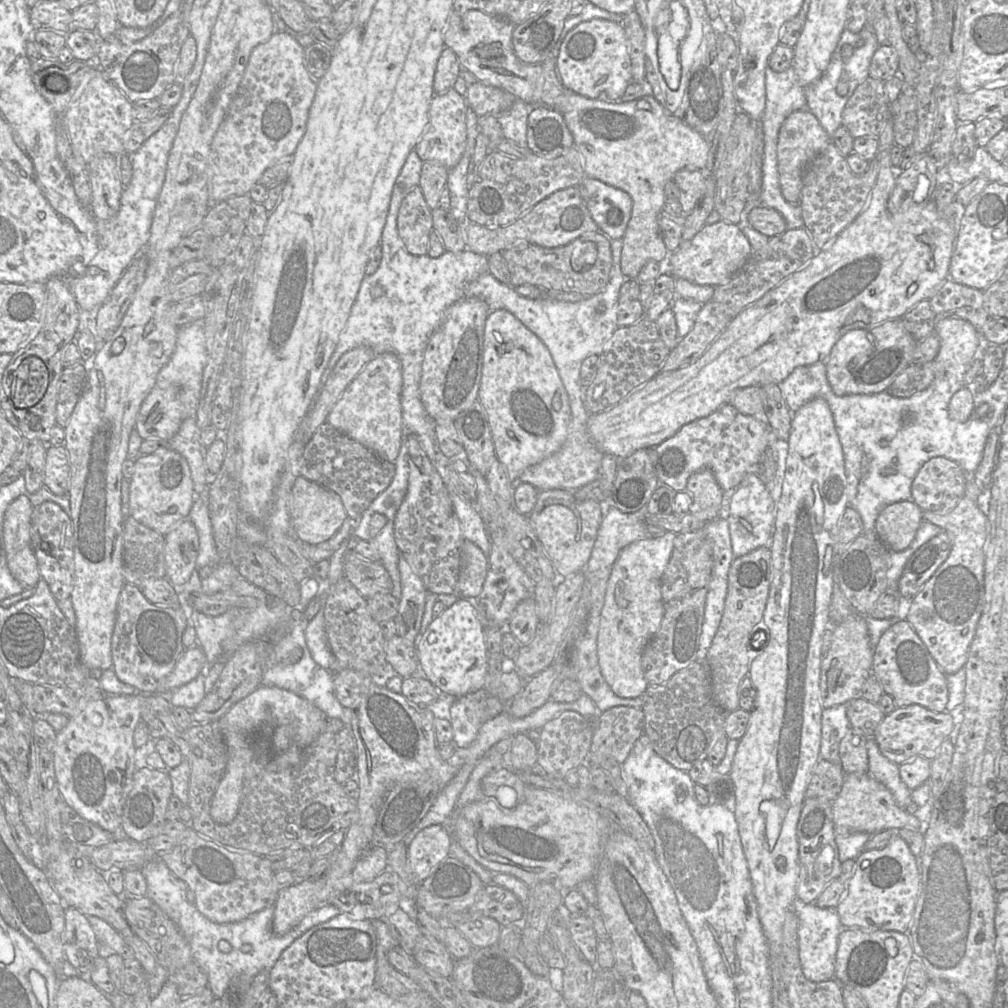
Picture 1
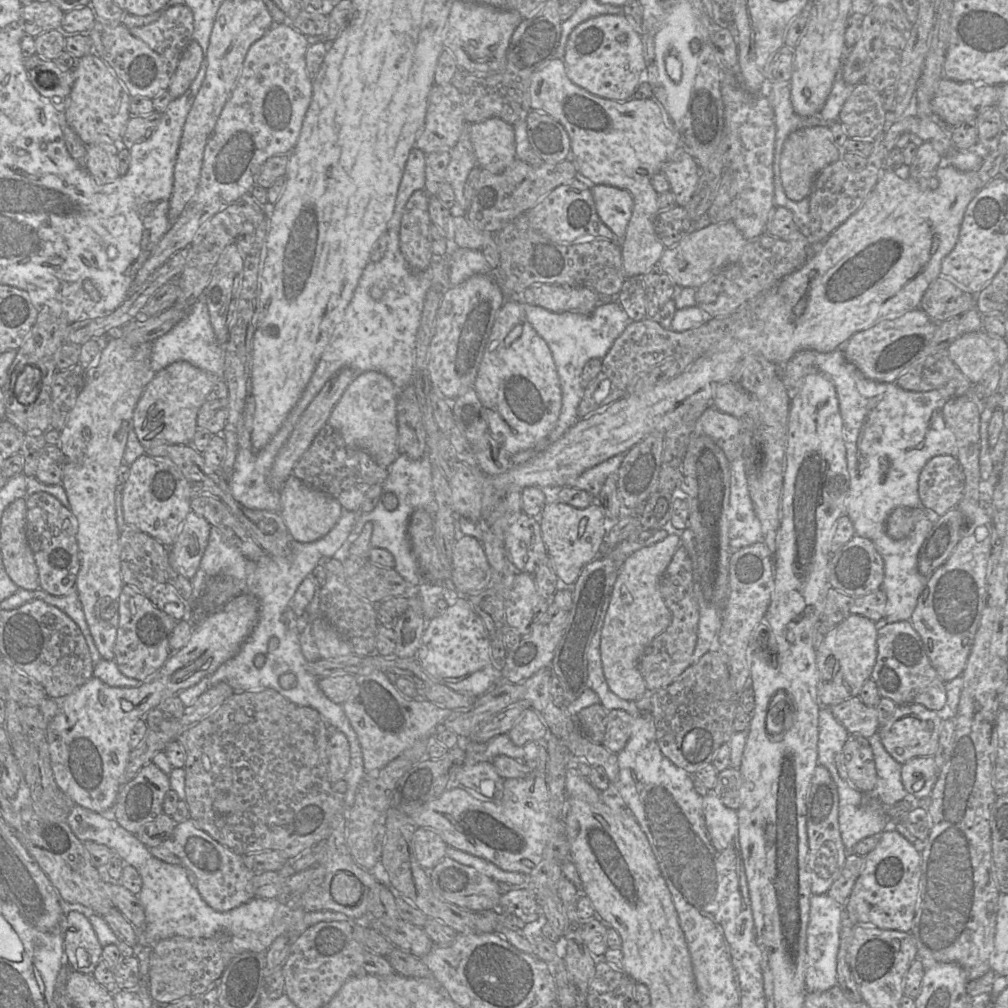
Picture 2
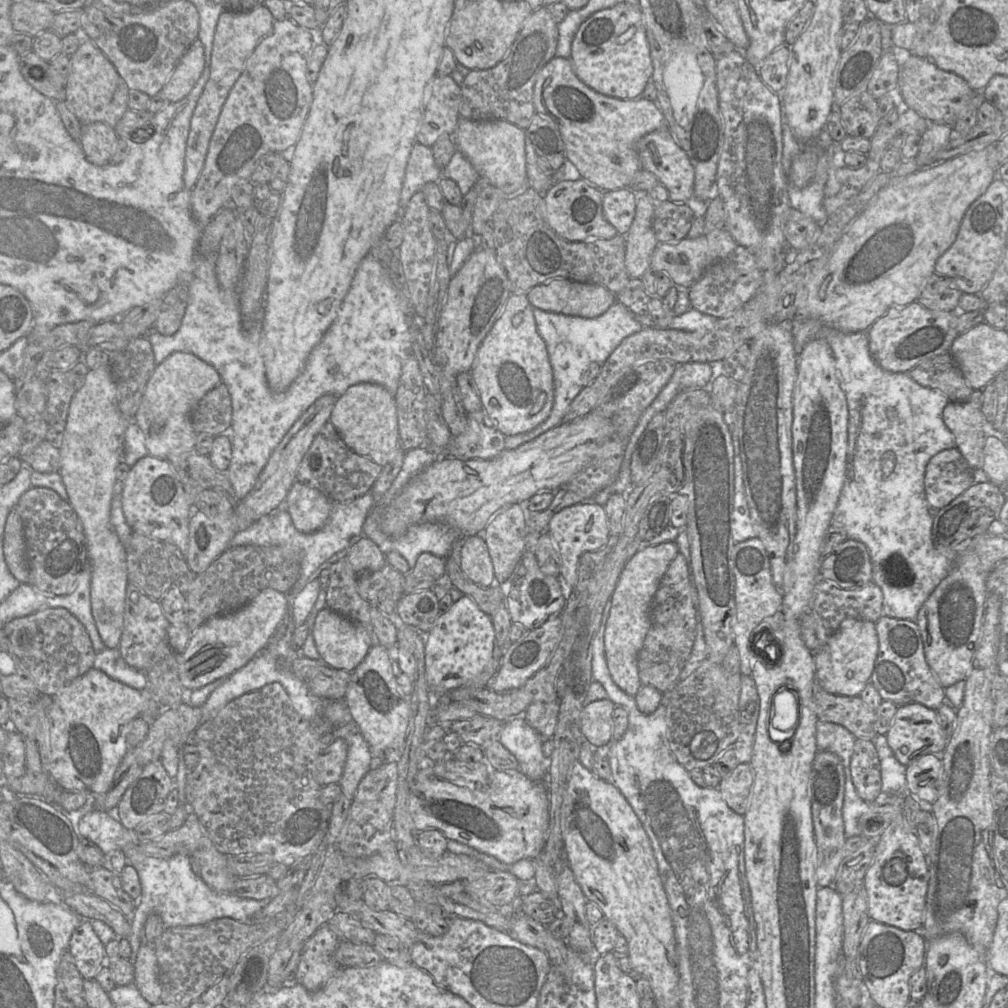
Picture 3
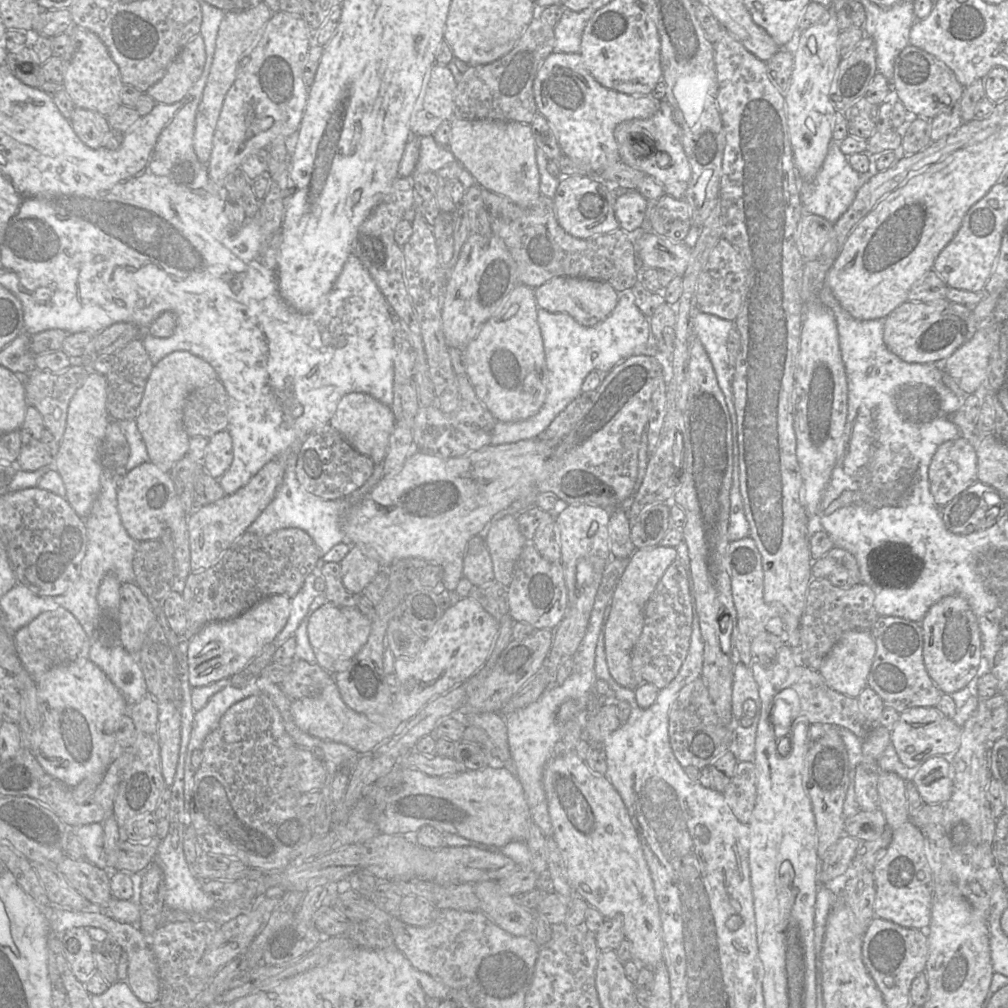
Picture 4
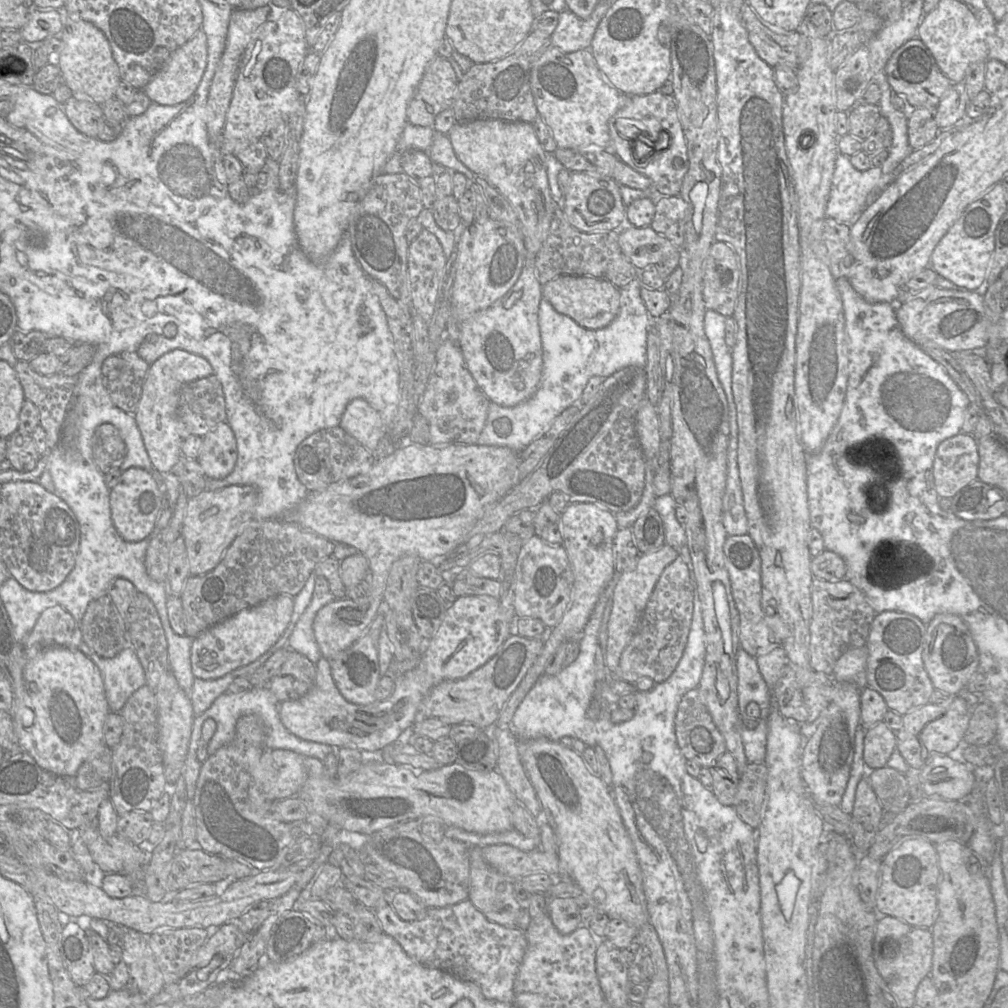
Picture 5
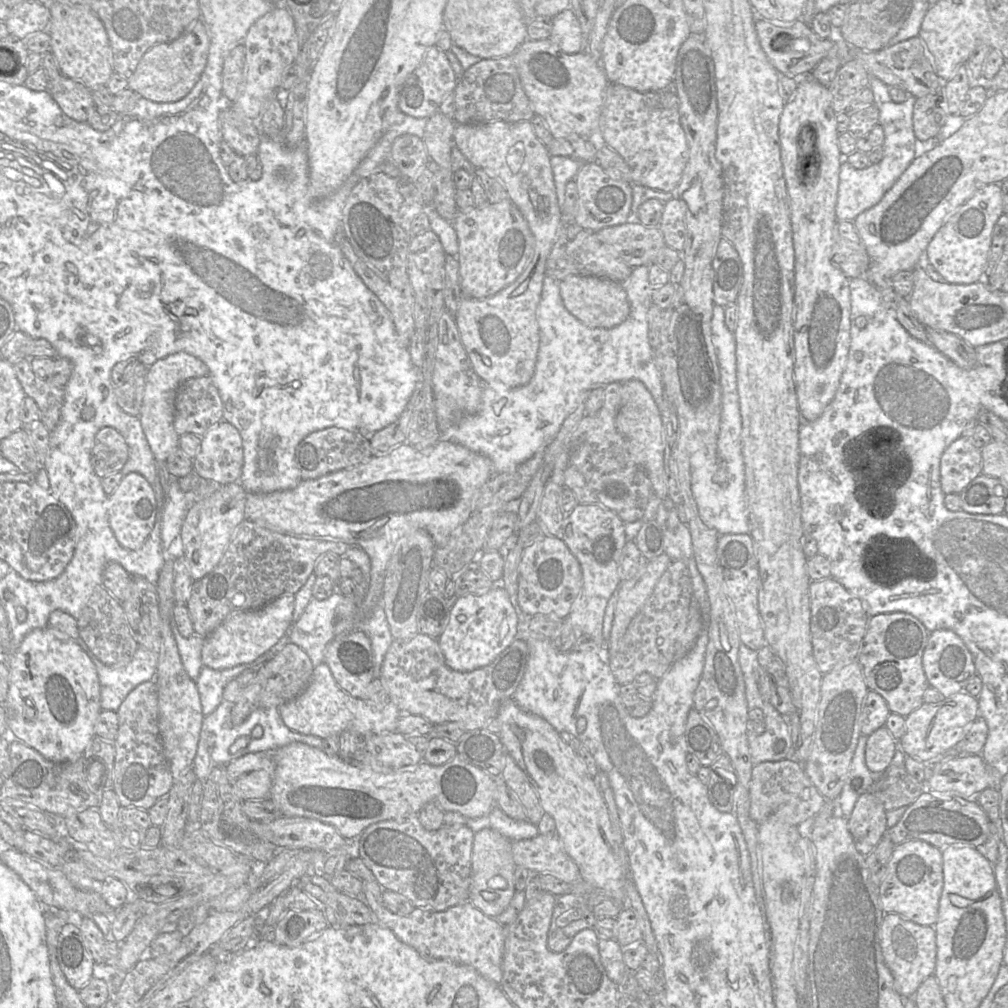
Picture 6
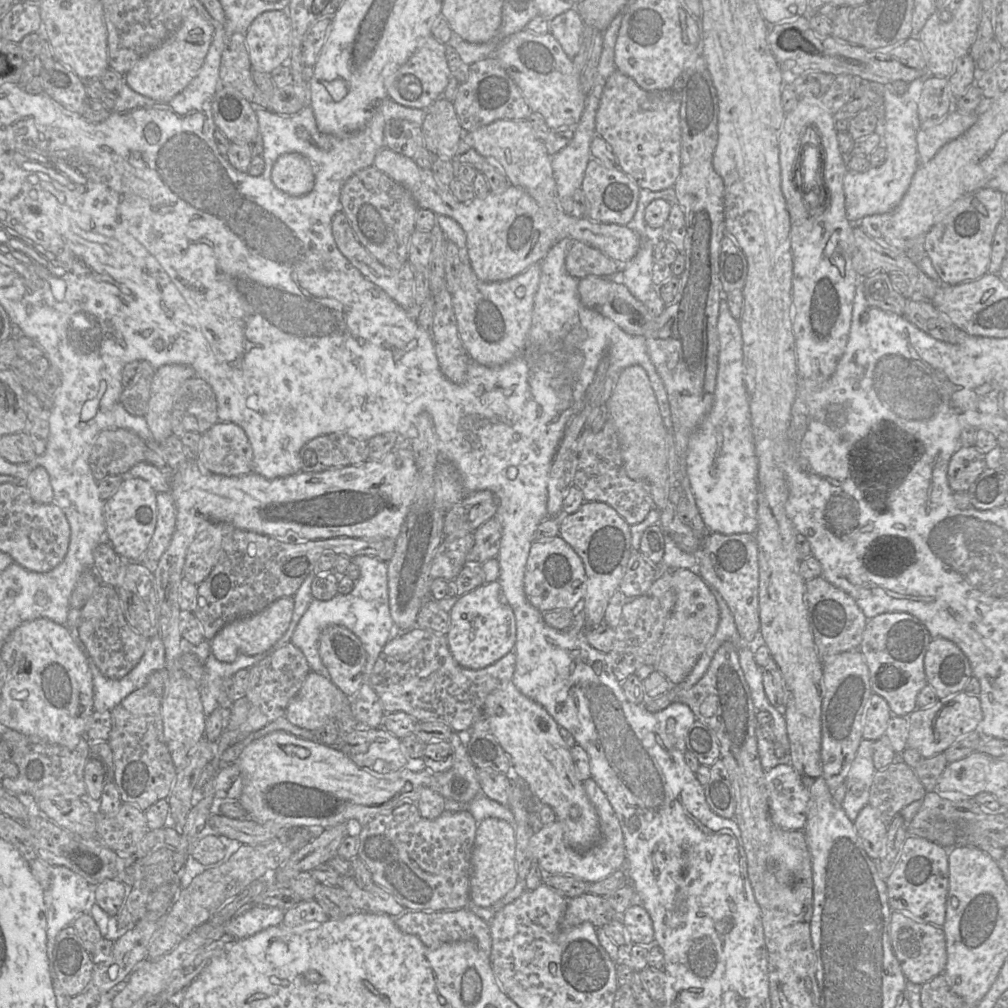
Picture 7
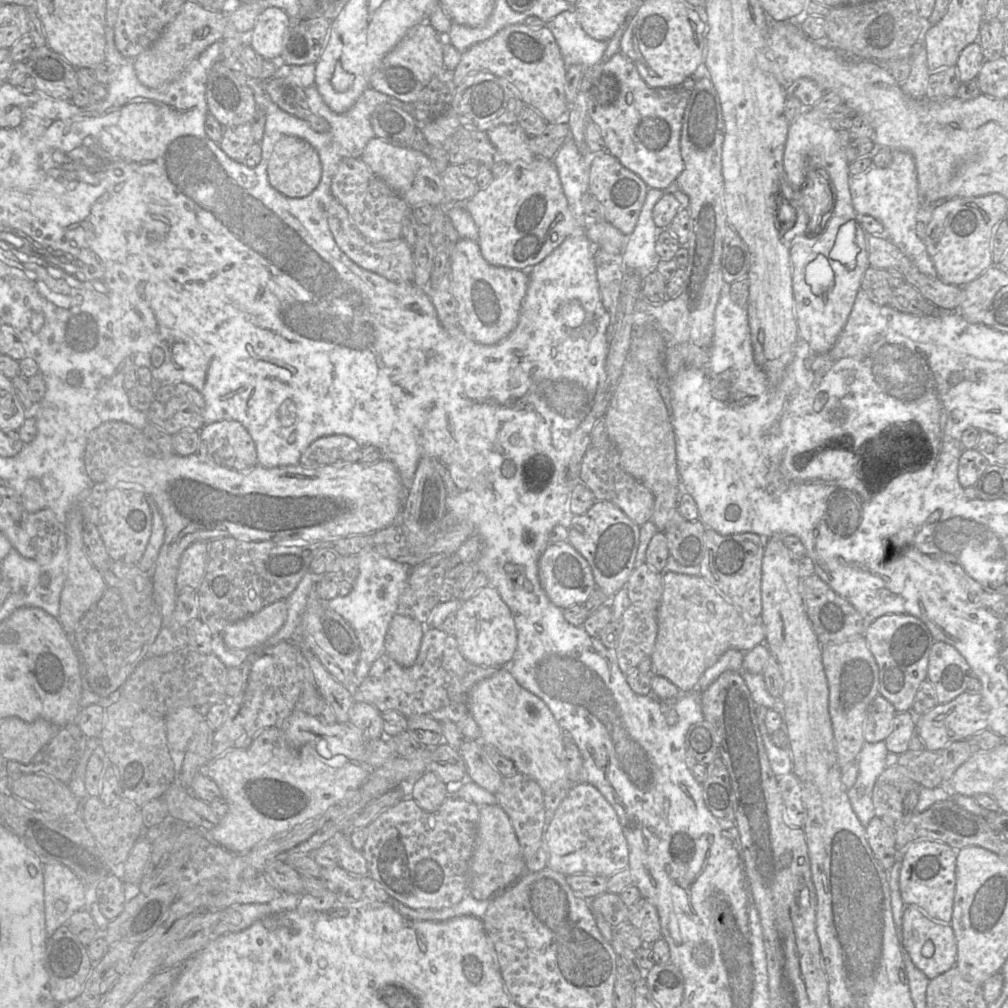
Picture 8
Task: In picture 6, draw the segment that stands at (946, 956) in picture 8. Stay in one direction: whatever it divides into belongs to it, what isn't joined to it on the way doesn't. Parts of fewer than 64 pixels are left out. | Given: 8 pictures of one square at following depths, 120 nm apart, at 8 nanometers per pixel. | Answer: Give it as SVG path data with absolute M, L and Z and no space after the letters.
M895 913L885 914L880 928L880 945L885 963L894 977L895 989L903 998L913 997L921 983L934 975L937 944L933 926L918 925Z

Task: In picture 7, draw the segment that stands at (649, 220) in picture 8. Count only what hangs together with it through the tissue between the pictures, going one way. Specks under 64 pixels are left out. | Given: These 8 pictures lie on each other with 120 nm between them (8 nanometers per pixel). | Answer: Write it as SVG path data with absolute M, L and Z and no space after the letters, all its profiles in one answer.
M673 187L656 192L640 189L635 214L627 225L639 236L640 247L630 262L621 265L623 284L636 299L644 304L647 302L653 288L654 246L661 239L659 236L660 229L650 228L644 219L646 207L655 199L663 199L670 204L678 204Z

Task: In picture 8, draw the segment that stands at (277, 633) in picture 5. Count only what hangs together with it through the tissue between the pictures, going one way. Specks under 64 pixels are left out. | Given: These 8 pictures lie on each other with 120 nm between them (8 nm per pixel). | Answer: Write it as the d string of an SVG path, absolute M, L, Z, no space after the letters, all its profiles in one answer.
M276 601L227 626L222 634L224 645L237 650L258 648L279 631L286 619L286 601Z

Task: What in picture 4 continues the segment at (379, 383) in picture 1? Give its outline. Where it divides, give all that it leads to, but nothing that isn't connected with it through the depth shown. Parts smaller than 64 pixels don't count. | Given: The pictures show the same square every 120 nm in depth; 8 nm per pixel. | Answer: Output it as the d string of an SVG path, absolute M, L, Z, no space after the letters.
M352 392L339 401L329 424L359 453L368 456L375 464L384 461L390 435L395 428L395 417L391 407L369 394Z

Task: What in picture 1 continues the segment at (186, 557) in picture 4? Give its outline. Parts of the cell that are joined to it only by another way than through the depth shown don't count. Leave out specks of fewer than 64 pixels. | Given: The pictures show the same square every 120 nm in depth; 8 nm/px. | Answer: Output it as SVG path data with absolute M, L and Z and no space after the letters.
M168 449L135 459L129 488L129 511L135 520L165 536L188 518L194 499L190 467L181 454Z

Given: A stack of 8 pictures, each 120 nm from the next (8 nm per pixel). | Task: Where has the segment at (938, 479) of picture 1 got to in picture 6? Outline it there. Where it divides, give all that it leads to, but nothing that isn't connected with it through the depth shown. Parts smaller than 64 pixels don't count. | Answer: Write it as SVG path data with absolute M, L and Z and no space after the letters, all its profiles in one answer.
M960 436L943 452L940 459L940 486L945 495L959 494L980 474L982 474L982 453L981 449L973 444L972 438Z

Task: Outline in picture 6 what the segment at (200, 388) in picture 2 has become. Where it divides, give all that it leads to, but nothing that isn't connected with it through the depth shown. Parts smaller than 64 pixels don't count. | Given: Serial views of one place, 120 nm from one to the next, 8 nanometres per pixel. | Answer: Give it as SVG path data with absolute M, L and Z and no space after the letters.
M184 351L170 354L148 367L139 418L156 461L166 461L179 447L180 436L174 428L175 398L178 387L188 379L206 375L209 375L207 364L199 357Z

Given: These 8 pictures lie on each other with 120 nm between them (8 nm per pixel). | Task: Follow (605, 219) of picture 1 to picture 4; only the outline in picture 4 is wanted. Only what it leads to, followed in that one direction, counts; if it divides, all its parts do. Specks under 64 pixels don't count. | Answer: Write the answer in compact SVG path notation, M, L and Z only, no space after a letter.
M636 189L627 190L617 196L614 202L614 214L619 223L619 228L626 233L631 233L643 224L648 200Z

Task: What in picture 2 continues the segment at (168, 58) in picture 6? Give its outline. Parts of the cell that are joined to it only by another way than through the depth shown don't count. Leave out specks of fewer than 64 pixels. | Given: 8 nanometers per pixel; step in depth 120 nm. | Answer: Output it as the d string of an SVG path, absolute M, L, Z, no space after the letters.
M192 40L181 55L176 71L171 79L168 92L175 99L182 96L197 76L203 60L198 42Z

